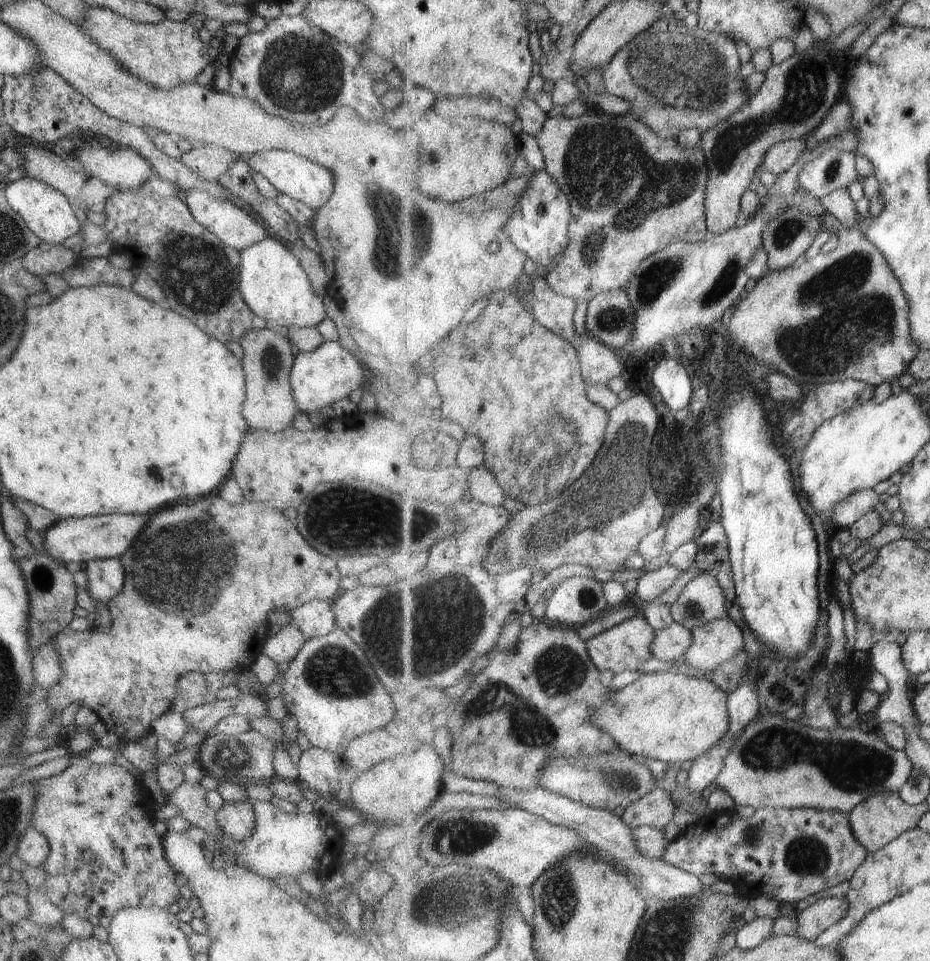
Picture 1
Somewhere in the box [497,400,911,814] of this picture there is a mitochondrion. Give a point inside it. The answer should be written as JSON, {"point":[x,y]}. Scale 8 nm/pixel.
{"point":[622,469]}

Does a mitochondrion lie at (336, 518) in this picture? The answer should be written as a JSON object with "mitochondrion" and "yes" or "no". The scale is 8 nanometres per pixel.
{"mitochondrion":"yes"}

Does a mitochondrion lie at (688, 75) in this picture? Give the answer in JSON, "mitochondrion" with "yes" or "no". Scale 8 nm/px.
{"mitochondrion":"yes"}

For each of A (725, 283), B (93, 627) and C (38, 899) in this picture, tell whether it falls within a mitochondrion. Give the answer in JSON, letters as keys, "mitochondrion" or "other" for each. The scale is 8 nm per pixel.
{"A":"mitochondrion","B":"other","C":"other"}

